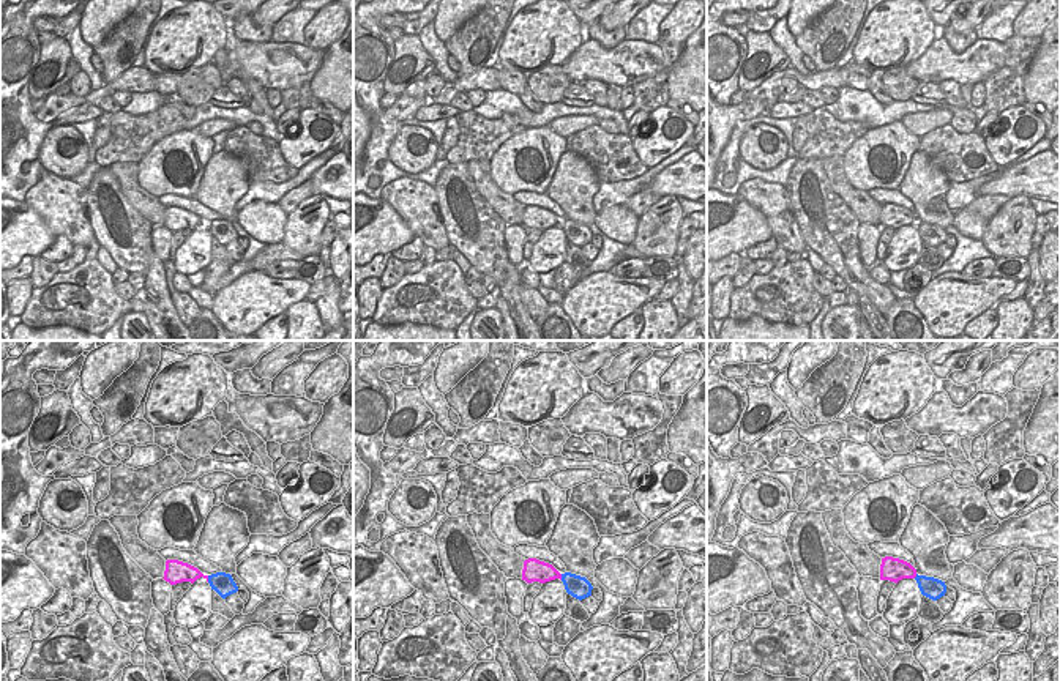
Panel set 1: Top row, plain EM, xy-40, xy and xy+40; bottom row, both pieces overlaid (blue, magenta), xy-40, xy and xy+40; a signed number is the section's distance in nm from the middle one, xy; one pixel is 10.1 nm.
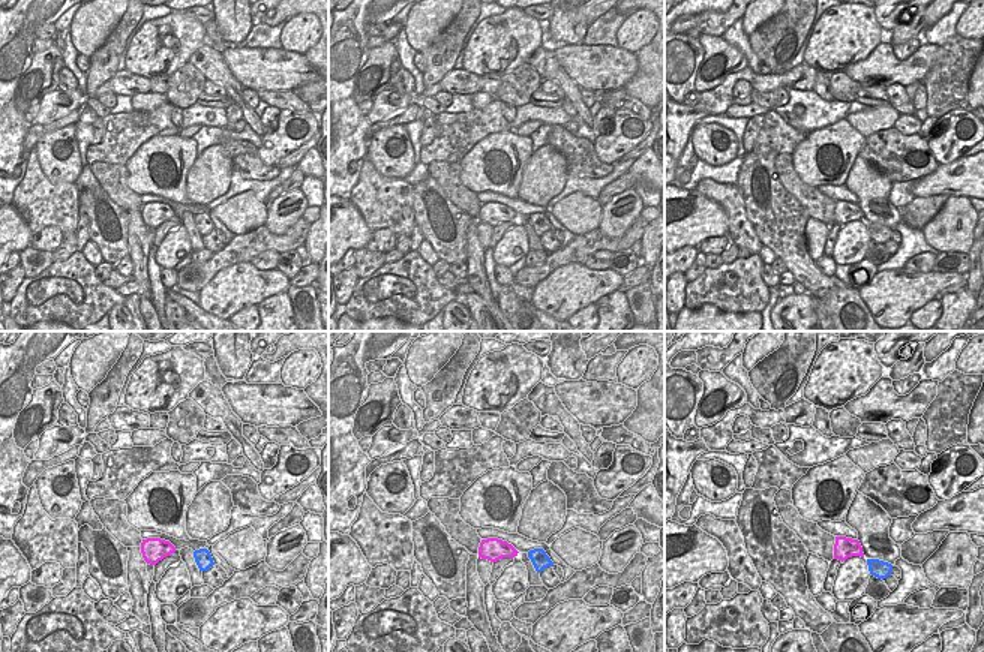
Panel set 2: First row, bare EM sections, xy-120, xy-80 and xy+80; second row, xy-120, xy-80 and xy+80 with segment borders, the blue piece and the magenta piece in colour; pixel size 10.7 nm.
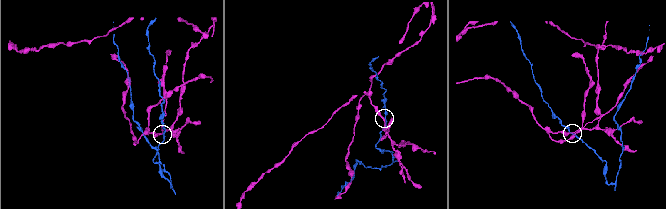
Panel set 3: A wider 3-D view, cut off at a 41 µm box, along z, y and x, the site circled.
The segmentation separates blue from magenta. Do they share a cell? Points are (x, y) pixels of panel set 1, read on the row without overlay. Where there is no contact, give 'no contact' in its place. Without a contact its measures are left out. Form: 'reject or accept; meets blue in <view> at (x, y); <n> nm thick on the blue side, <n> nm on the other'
reject; meets blue in xy-40 at (209, 226); 220 nm thick on the blue side, 190 nm on the other

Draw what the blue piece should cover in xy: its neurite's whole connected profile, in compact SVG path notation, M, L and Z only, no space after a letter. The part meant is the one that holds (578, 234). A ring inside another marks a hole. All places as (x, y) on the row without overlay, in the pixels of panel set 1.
M565 219L562 221L562 229L565 232L566 240L579 247L592 243L593 233L585 224Z

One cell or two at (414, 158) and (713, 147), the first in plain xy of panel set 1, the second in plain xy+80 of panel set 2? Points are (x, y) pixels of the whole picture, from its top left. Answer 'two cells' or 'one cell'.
one cell

